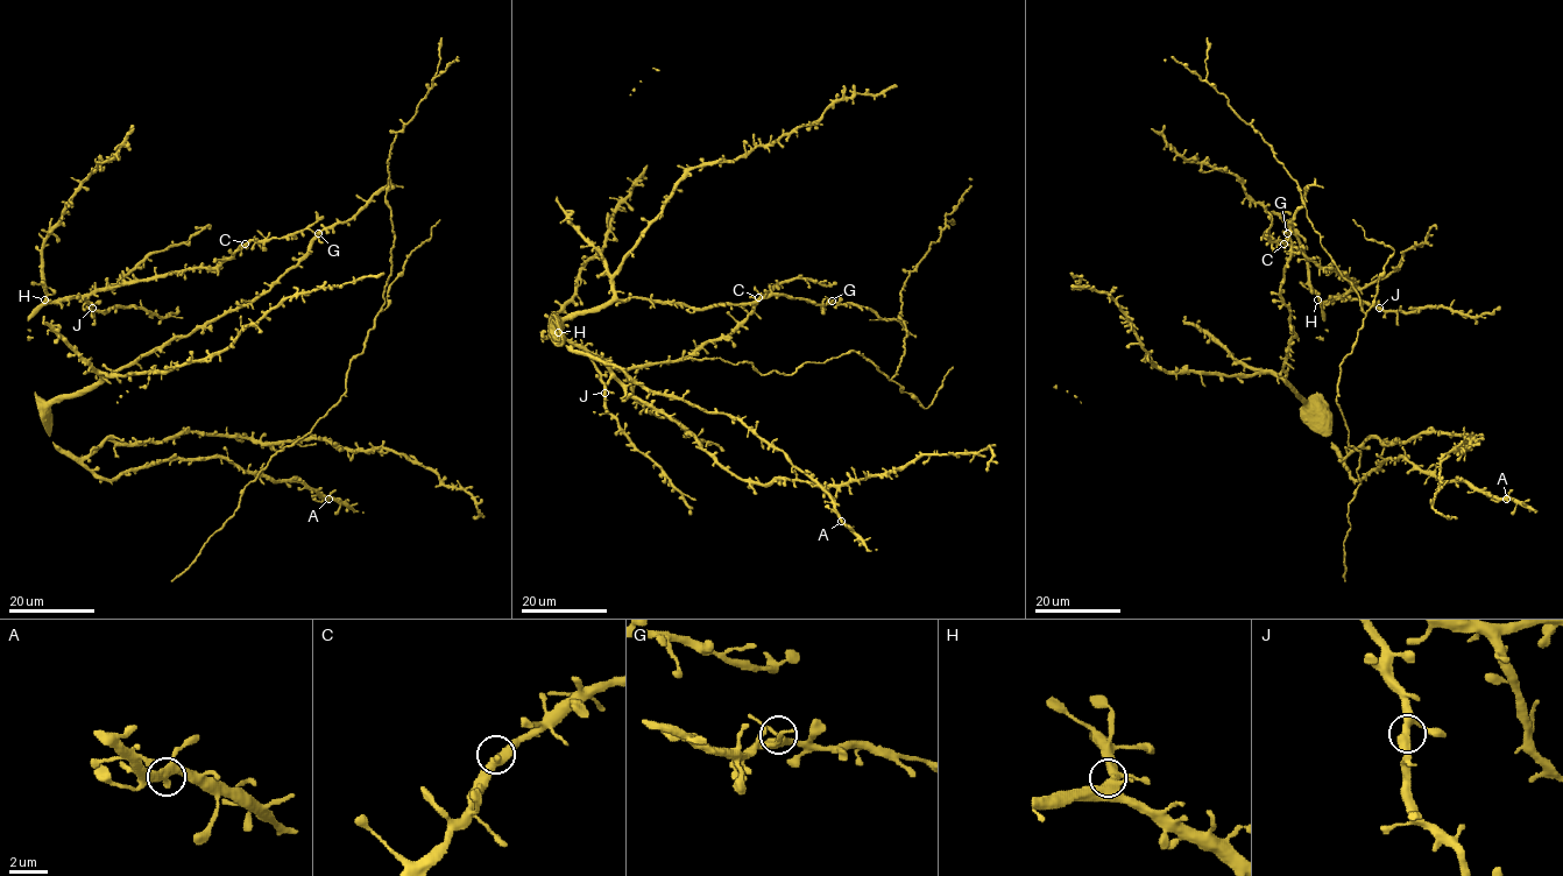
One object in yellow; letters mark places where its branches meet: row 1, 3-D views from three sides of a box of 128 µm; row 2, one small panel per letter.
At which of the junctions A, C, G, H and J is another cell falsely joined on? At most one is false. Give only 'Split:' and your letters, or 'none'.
Split: none

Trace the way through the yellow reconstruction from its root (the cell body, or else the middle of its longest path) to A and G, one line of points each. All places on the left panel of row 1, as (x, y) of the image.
A: (200, 325), (62, 394), (49, 407), (52, 442), (108, 480), (170, 459), (227, 457), (329, 499)
G: (200, 325), (262, 295), (297, 263), (318, 233)

